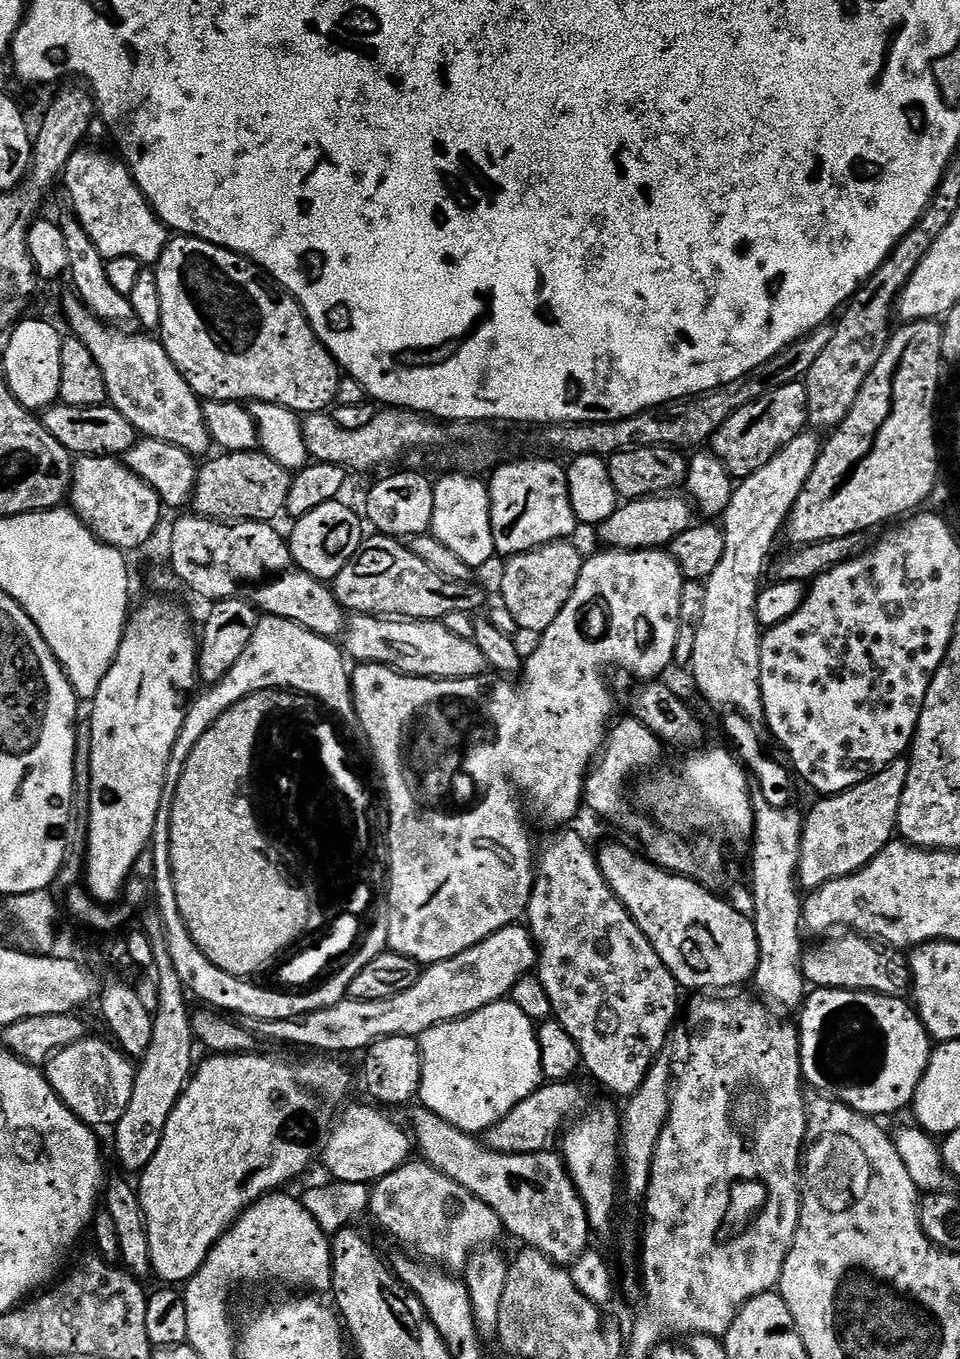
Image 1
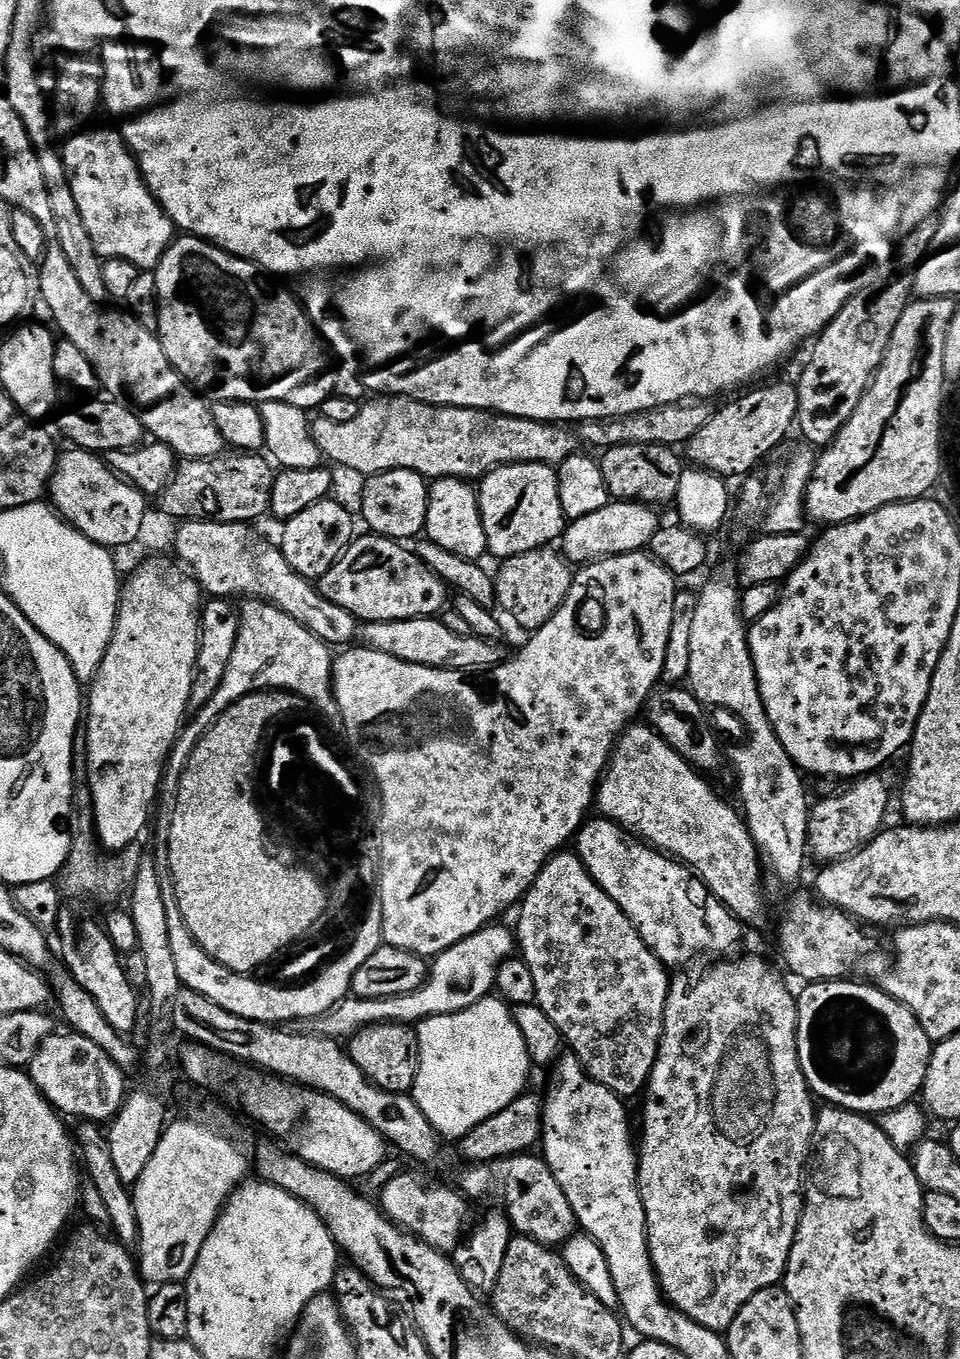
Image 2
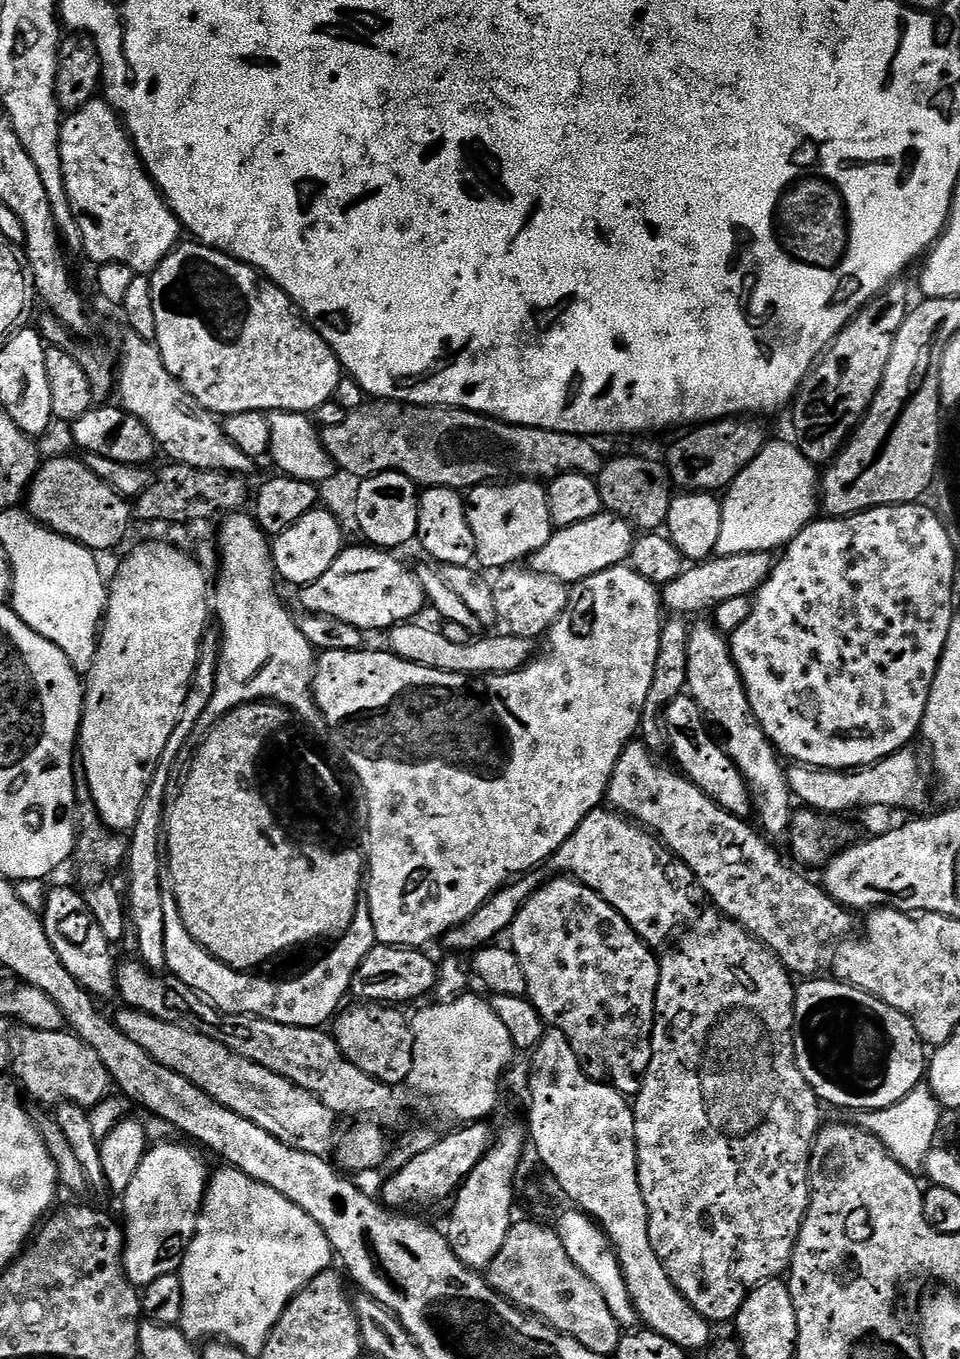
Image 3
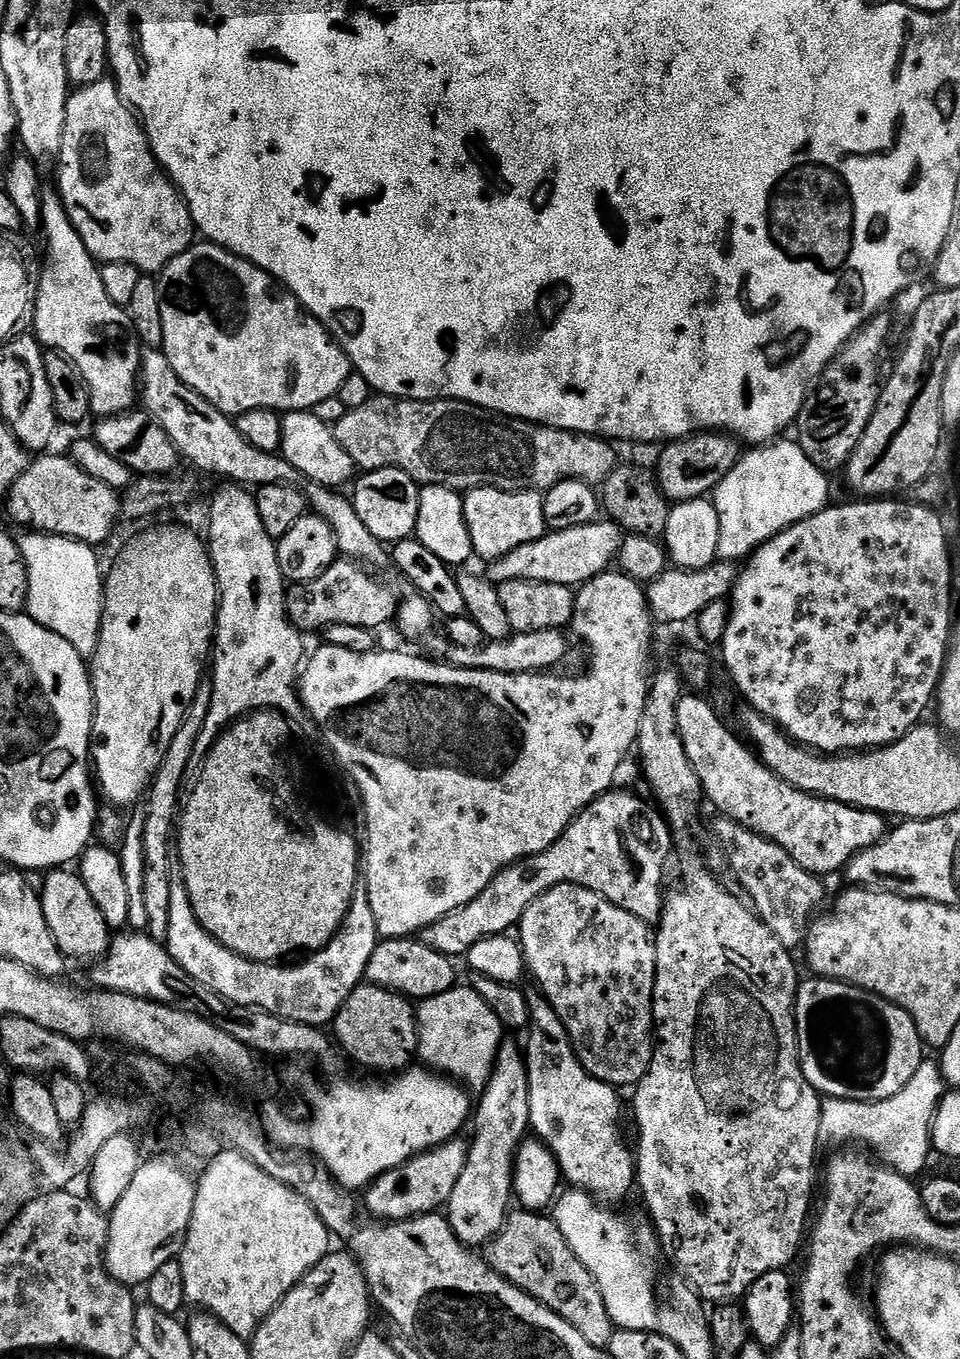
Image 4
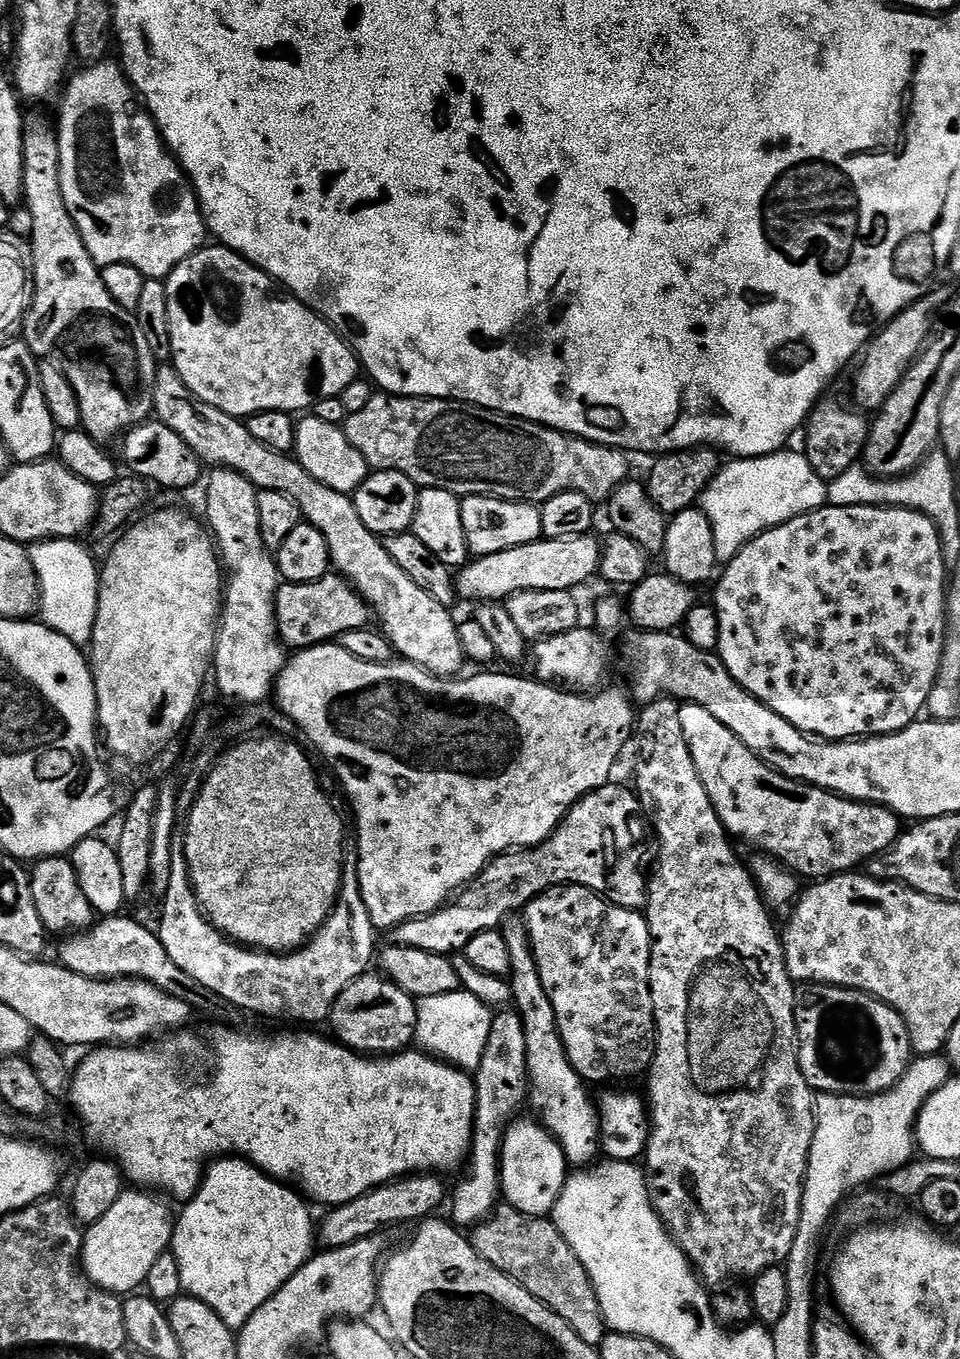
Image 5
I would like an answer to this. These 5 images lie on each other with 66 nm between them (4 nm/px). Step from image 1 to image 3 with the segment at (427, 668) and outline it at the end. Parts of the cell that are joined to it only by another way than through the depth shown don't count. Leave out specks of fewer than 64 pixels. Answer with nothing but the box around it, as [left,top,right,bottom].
[387,622,534,676]

